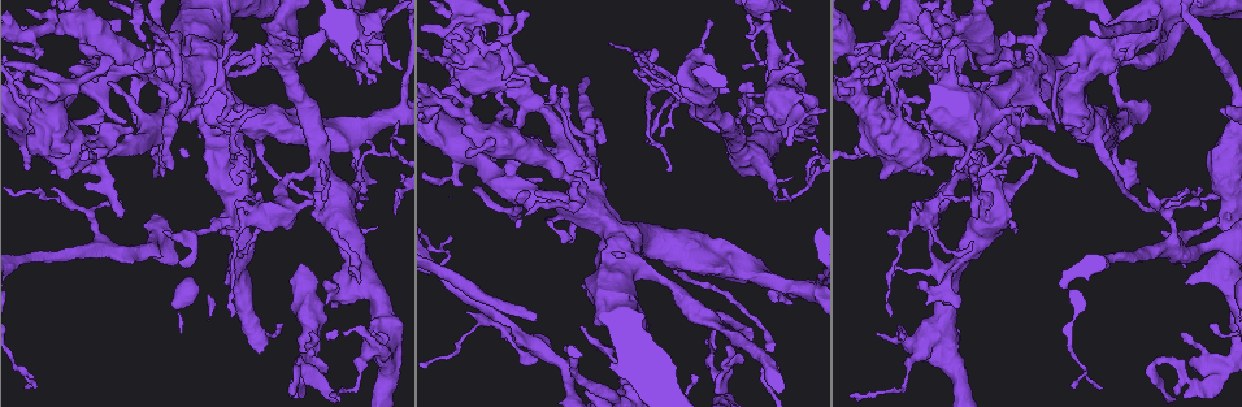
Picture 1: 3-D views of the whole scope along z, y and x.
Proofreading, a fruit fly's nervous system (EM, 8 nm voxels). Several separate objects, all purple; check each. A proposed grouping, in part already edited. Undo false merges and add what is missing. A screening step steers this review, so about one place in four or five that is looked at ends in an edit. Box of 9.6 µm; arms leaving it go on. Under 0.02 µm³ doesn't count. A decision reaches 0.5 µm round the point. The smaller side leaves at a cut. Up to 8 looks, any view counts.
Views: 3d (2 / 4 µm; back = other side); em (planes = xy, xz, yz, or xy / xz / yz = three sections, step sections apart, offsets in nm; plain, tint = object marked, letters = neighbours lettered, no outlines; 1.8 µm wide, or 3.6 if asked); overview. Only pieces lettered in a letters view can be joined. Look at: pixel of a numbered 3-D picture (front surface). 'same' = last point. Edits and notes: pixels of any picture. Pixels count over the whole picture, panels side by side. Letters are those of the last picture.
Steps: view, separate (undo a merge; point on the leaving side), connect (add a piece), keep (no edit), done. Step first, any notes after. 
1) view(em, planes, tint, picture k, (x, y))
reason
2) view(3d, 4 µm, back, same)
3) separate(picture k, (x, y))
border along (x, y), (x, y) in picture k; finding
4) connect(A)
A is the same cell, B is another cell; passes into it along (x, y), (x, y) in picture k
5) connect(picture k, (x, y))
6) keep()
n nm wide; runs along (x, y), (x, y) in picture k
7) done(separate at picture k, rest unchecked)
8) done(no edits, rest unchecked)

view(em, planes, letters, picture 1, (655, 51))
an open end

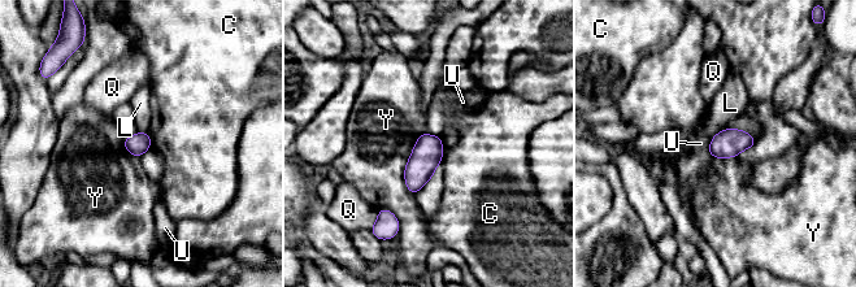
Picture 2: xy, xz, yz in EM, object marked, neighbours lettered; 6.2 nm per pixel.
keep()
C, L, Q, U and Y are other cells; border along (716, 133), (707, 152) in picture 2; no lettered piece goes on from it

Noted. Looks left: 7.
view(em, yz, step 16, tint, picture 1, (900, 117))
sudden change in width

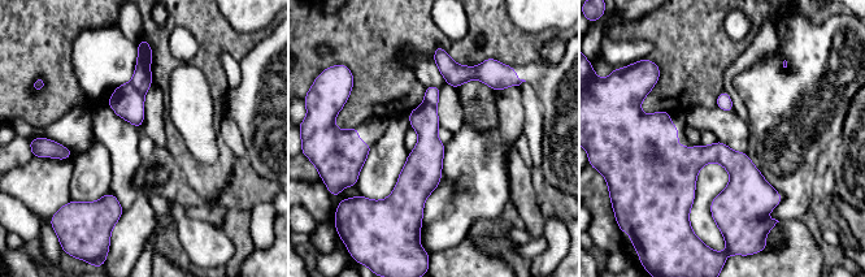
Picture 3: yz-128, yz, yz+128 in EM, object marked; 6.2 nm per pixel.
view(em, planes, letters, same)

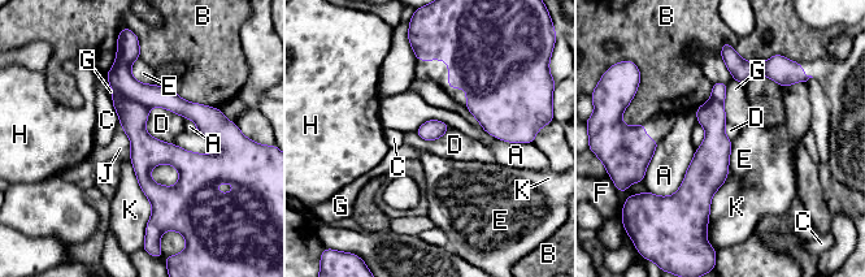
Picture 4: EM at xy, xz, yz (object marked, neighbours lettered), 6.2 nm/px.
keep()
130 nm wide; A, B, C, D, E, F, G, H, J and K are other cells; runs along (718, 85), (702, 211) in picture 4; all the same neuron

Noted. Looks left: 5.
view(em, planes, letters, picture 1, (971, 172))
branch stops here

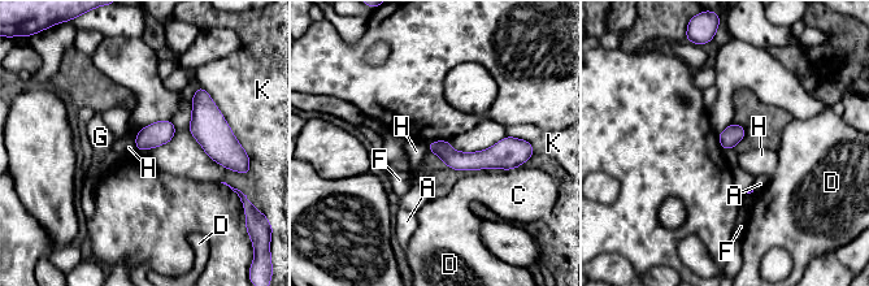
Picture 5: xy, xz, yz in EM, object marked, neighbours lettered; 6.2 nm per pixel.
keep()
K touches over 380 nm; A, C, D, F, G, H and K are other cells; runs along (431, 146), (452, 159), (513, 152) in picture 5; no lettered piece goes on from it

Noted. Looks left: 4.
view(em, xy, step 8, tint, picture 1, (1182, 333))
thin end

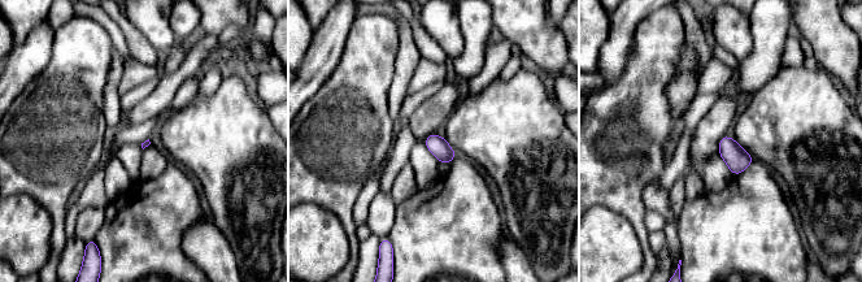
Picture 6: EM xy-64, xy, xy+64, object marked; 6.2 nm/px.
view(em, planes, letters, same)
cut it another way

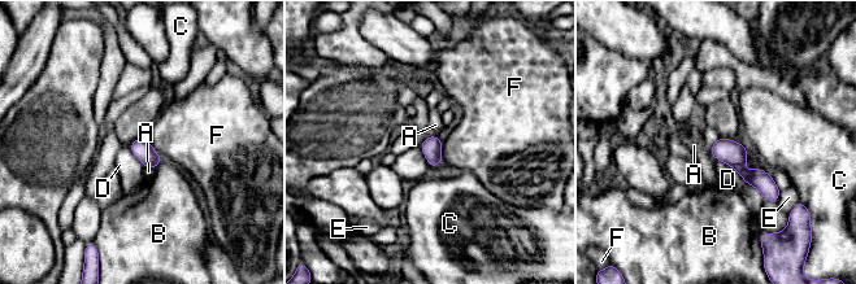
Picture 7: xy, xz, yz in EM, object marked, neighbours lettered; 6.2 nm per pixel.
keep()
120 nm wide; A, B, C, D, E and F are other cells; border along (713, 156), (730, 165), (746, 183) in picture 7; none of them fits

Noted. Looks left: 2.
done(no edits, rest unchecked)

